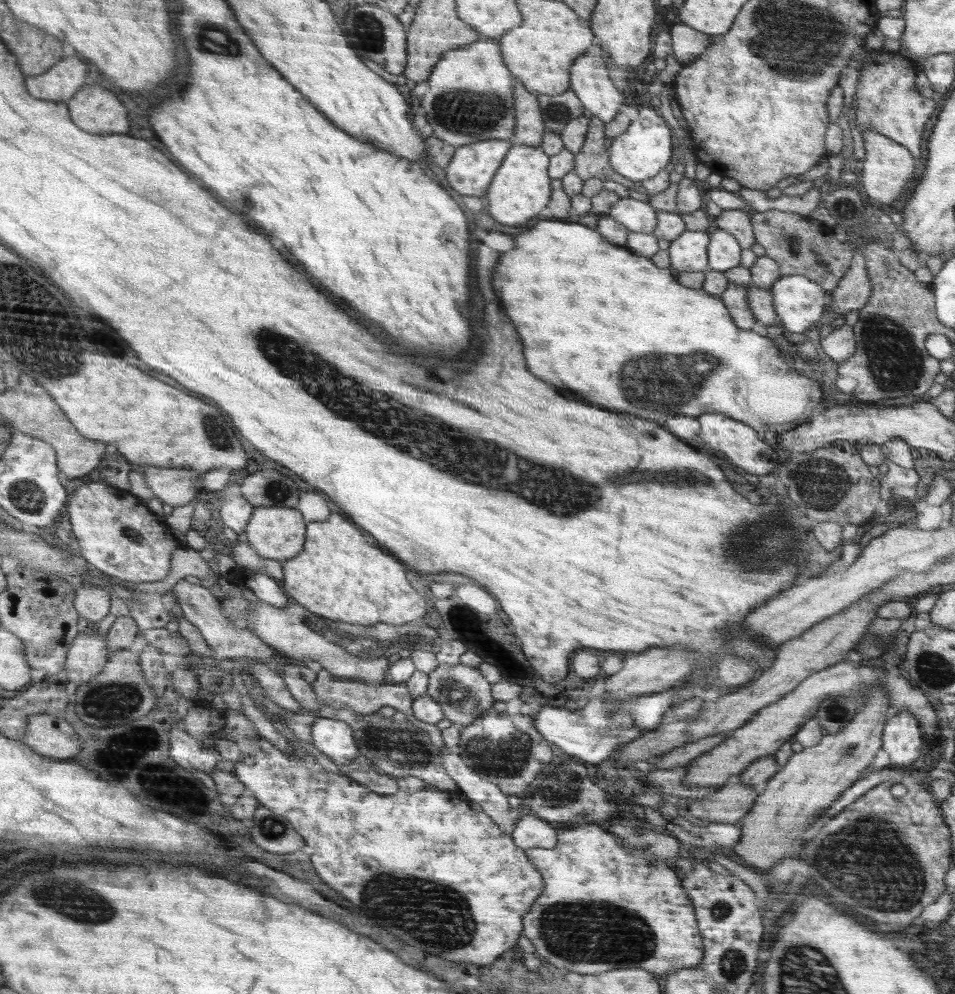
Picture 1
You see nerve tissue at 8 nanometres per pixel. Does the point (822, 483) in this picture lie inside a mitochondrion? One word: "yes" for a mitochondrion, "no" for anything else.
yes

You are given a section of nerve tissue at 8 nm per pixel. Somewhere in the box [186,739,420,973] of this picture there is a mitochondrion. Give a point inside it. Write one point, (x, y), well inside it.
(273, 828)

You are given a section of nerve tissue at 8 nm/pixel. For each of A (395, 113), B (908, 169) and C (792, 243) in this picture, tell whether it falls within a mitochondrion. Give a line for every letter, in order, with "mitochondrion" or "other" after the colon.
A: other
B: other
C: mitochondrion

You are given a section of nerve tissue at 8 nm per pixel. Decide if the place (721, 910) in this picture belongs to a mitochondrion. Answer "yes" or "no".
yes

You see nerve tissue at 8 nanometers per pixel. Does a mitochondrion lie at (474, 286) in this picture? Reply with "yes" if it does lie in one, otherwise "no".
no

